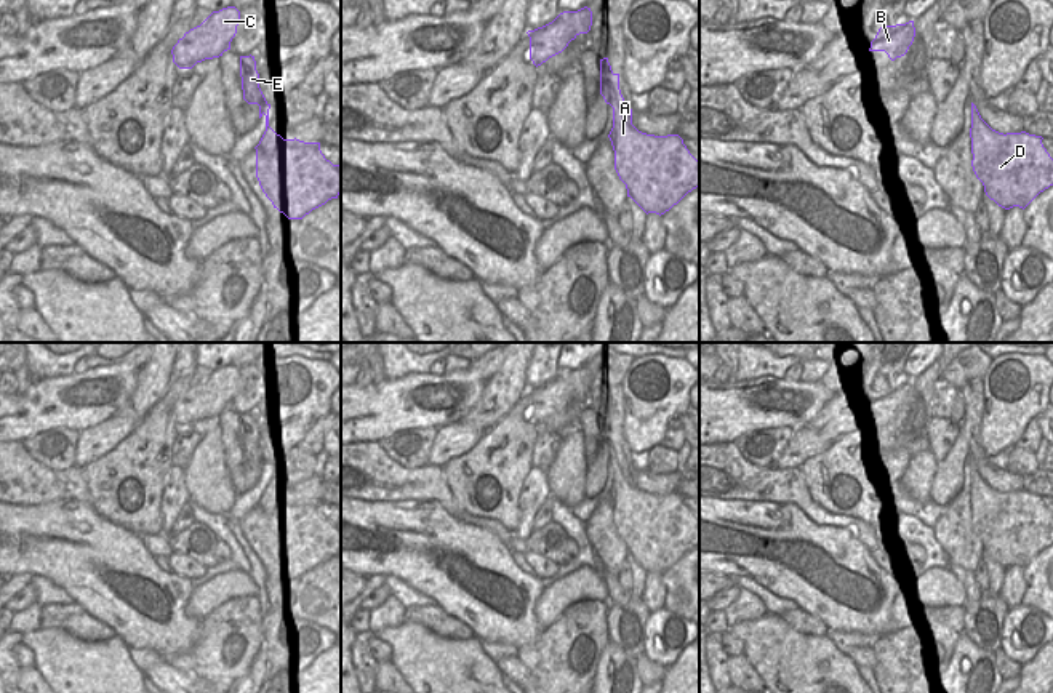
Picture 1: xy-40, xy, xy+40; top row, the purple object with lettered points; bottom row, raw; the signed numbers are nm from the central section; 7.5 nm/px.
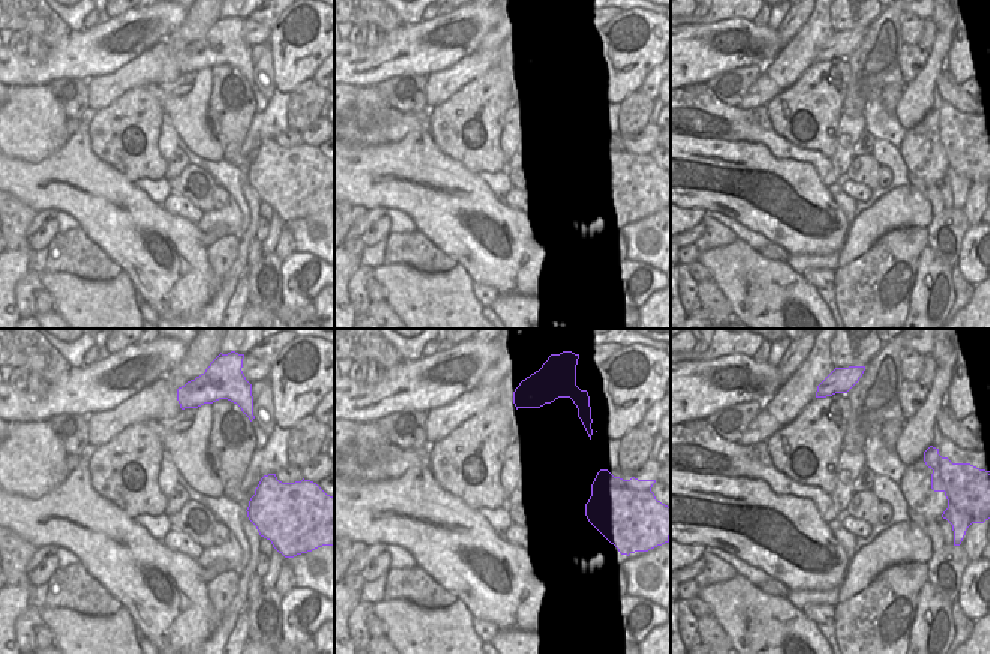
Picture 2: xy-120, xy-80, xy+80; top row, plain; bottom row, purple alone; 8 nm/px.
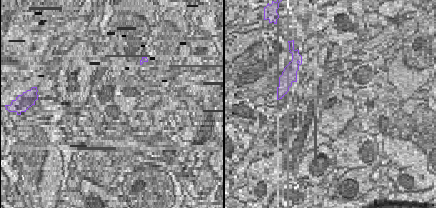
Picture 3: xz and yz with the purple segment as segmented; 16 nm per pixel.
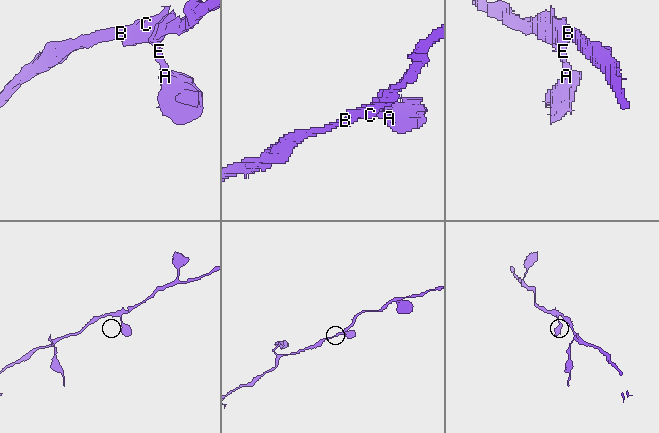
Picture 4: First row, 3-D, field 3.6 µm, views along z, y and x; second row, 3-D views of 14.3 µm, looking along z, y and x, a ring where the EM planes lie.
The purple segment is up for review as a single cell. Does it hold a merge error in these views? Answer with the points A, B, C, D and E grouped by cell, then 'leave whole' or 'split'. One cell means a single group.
A B C D E; leave whole

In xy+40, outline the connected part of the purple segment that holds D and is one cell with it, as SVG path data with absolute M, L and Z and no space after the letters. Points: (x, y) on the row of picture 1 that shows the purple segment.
M971 102L971 166L986 195L999 206L1026 208L1040 192L1053 186L1053 158L1042 136L999 133Z

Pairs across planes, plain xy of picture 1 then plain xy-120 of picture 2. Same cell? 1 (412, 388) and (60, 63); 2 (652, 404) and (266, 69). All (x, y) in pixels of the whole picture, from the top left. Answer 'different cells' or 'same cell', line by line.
1: same cell
2: different cells

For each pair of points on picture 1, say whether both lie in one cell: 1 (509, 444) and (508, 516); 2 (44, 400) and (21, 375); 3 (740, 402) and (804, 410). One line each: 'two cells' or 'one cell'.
1: one cell
2: two cells
3: one cell

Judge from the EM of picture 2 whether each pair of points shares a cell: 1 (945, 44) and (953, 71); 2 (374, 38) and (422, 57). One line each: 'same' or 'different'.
1: same
2: different

